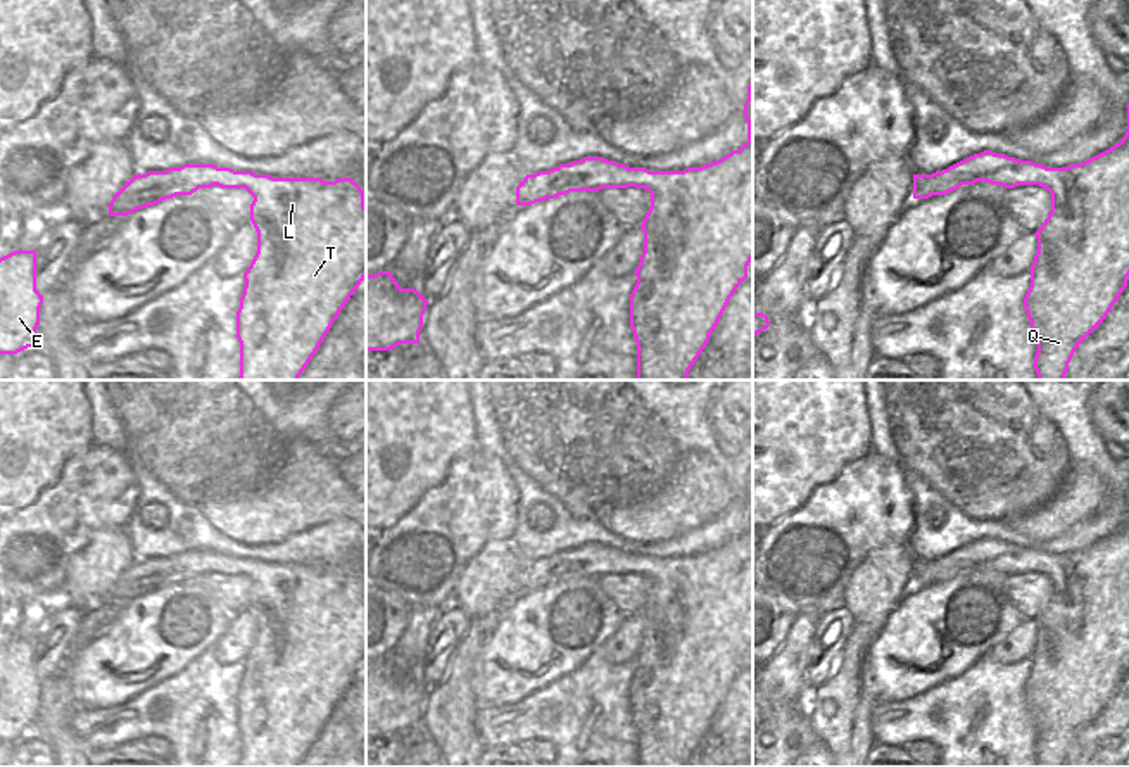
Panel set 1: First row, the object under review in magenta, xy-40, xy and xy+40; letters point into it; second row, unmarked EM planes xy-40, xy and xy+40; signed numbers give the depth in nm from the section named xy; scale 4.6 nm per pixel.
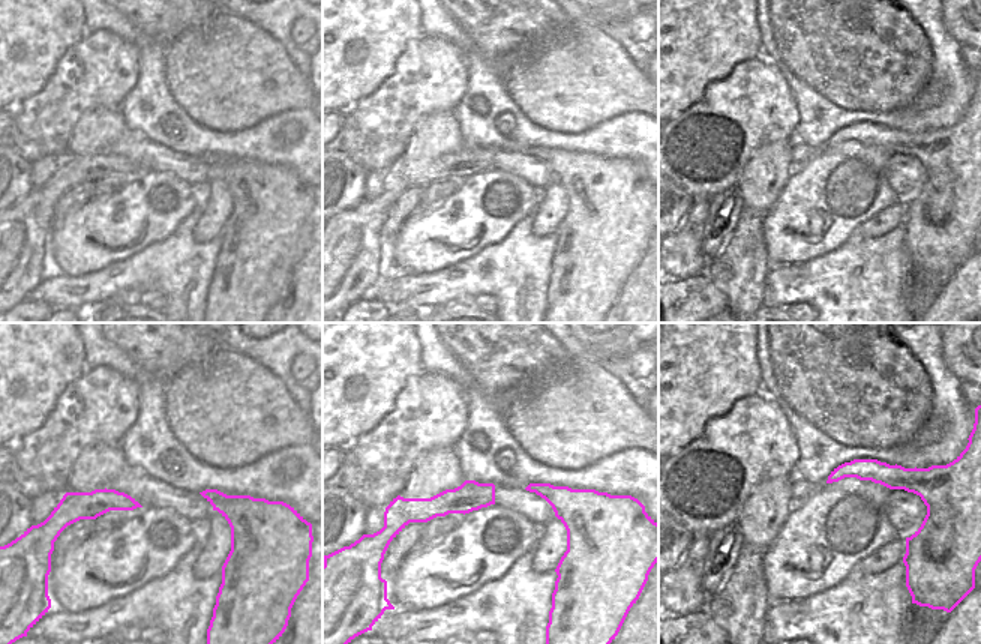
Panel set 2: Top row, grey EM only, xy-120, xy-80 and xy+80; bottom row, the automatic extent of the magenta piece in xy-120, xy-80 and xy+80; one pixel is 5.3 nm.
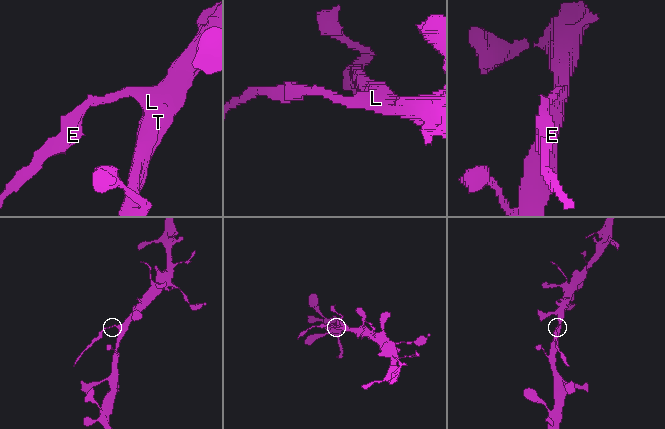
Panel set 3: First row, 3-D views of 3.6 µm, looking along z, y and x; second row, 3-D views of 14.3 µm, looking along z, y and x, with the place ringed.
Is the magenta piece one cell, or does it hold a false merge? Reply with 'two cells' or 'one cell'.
two cells

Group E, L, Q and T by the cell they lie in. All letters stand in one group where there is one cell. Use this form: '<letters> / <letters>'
E / L Q T

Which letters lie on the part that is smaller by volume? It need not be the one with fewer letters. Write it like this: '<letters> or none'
E

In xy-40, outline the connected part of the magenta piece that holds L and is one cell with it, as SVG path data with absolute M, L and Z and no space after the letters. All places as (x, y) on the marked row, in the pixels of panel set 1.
M183 164L174 176L195 188L245 188L252 197L250 221L257 231L257 252L243 273L245 287L237 311L240 342L238 380L299 380L333 321L366 278L366 206L352 178L273 178L214 164Z

